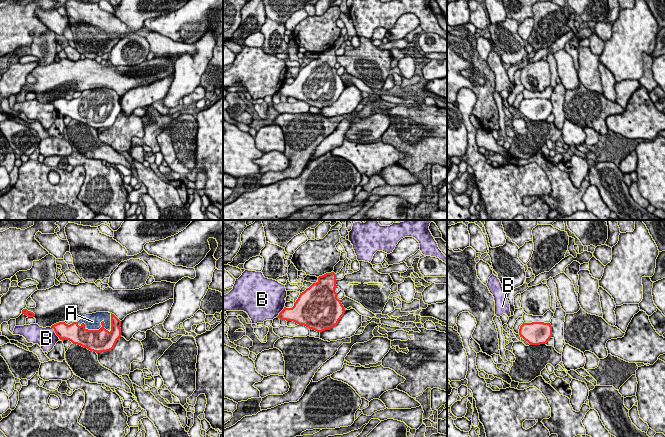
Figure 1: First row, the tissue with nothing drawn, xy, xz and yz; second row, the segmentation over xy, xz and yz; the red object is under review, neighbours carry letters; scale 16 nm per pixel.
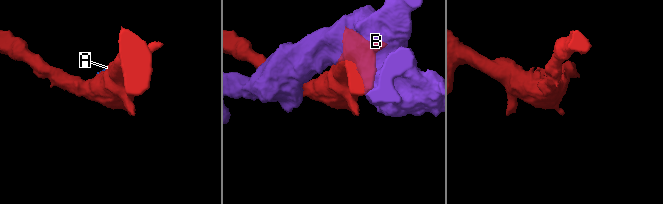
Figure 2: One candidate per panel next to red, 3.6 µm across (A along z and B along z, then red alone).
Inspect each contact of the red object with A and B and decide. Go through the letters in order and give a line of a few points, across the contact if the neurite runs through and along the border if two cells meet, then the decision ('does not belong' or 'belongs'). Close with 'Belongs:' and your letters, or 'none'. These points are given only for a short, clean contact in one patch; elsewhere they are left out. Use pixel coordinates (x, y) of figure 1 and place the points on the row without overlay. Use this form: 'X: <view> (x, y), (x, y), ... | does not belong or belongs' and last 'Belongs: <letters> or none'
A: belongs
B: does not belong
Belongs: A

